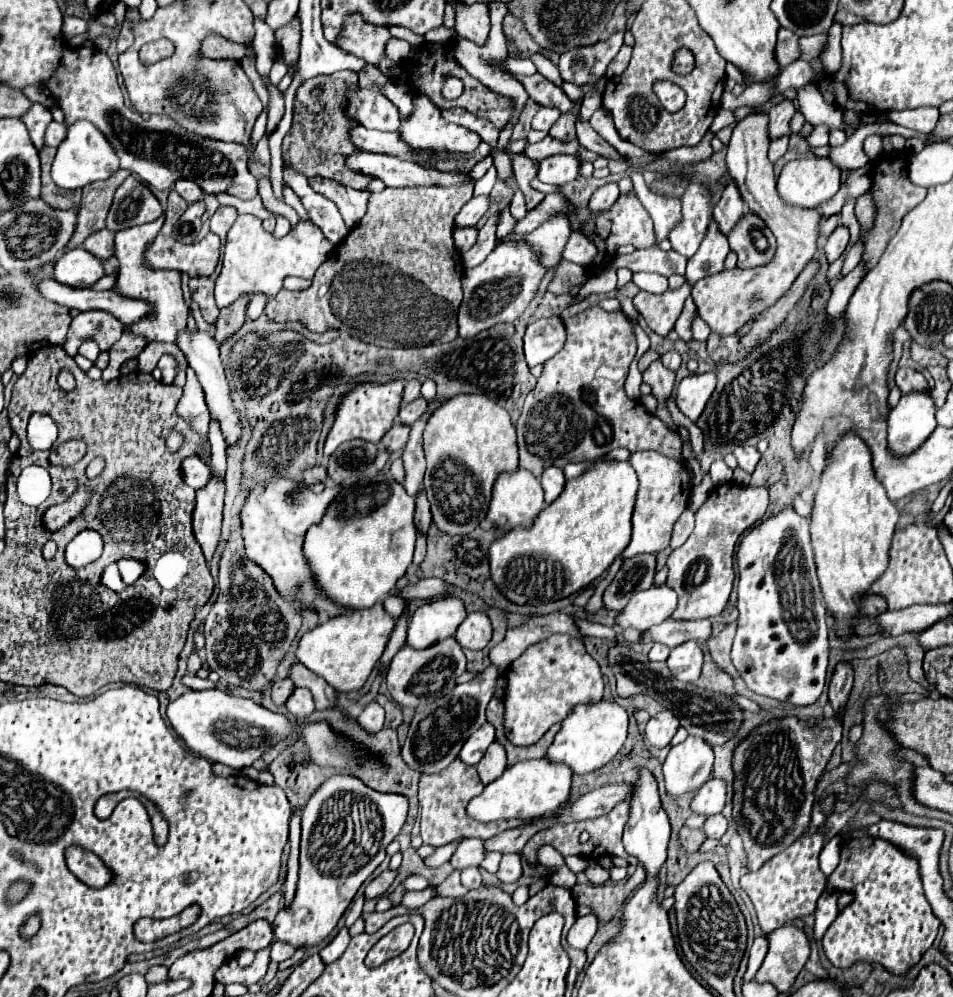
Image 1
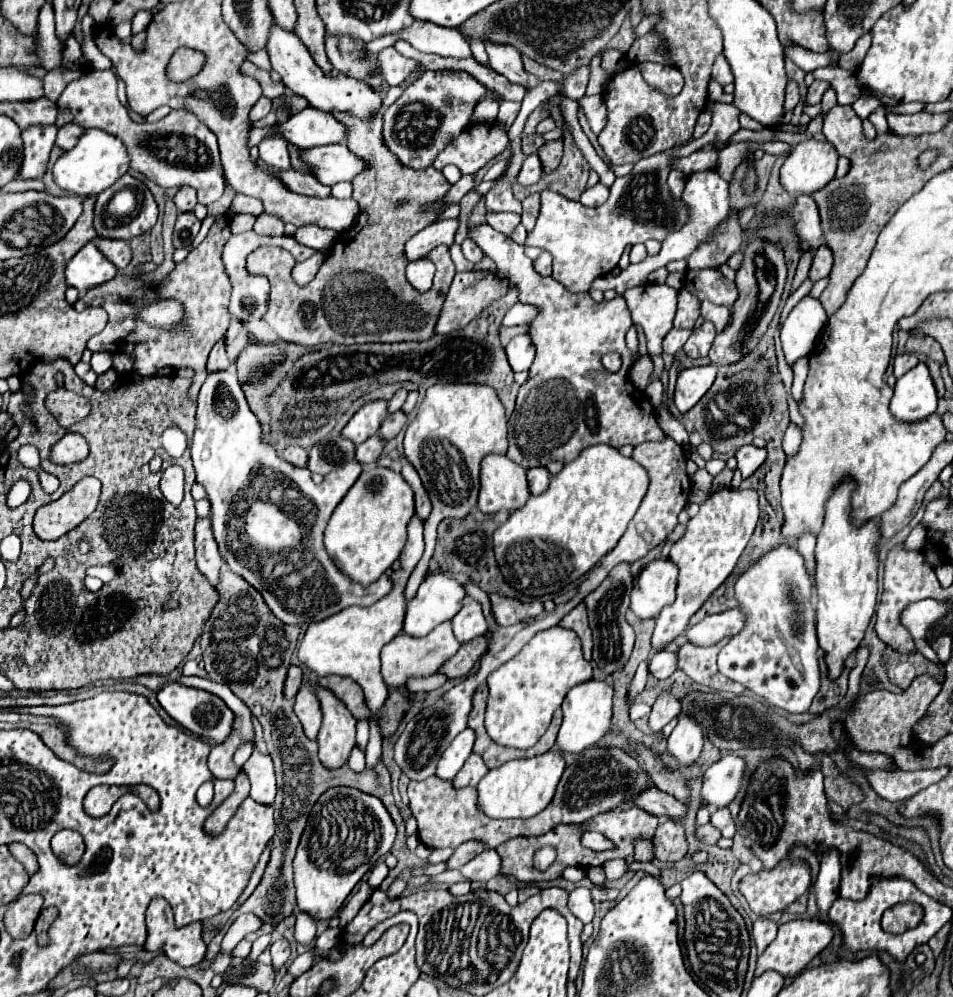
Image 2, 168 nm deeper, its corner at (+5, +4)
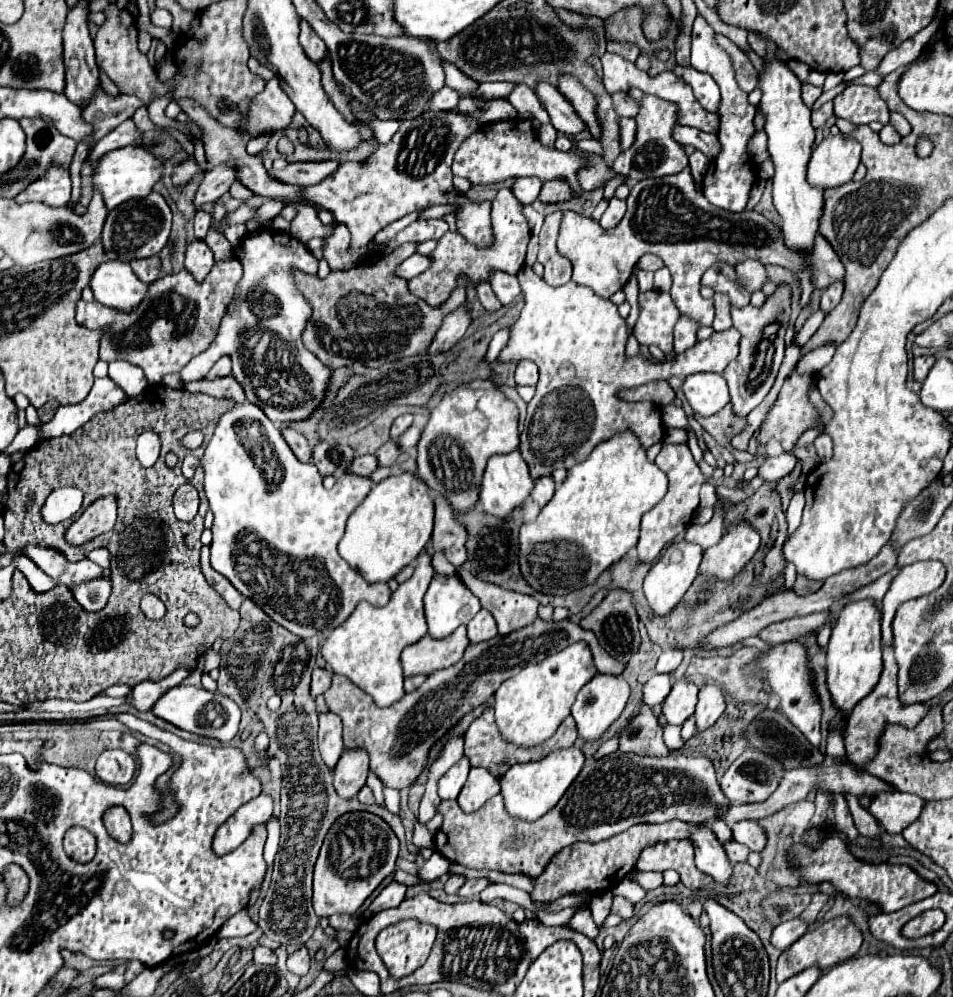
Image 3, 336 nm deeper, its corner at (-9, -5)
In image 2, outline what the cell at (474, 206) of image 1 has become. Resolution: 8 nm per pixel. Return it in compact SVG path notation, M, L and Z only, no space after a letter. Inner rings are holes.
M447 218L447 220L439 220L427 228L423 228L417 236L413 236L407 246L405 246L405 256L409 260L419 260L423 256L427 256L435 246L449 246L453 244L455 232L459 228L459 220L457 218Z

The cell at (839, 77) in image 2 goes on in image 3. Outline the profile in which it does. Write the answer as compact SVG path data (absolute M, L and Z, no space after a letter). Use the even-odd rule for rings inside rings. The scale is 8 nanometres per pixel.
M851 85L845 89L842 97L834 98L833 104L834 115L855 125L867 125L871 121L881 121L883 125L889 123L887 103L873 87Z

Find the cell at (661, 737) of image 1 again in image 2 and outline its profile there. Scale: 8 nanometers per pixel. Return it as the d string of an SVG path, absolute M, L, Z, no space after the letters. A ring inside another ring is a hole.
M663 692L657 702L653 704L653 710L649 714L649 728L653 734L659 734L663 730L665 724L669 724L673 718L679 716L679 710L681 710L681 704L675 696Z

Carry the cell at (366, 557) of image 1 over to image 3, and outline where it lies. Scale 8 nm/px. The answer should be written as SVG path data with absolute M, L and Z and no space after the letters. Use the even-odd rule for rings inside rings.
M415 473L391 475L377 483L363 505L349 517L347 529L339 541L339 555L369 583L389 581L429 543L433 533L433 511L435 505L425 481Z

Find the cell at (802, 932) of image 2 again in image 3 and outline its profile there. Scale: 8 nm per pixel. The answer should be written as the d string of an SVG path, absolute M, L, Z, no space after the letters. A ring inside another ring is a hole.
M839 915L831 921L821 923L813 931L805 933L801 939L797 939L791 947L787 947L779 961L777 961L777 981L787 981L795 973L801 973L803 969L809 969L809 965L819 965L823 971L833 967L835 963L841 963L845 959L851 959L863 943L863 933L855 927L855 923L849 919L849 915Z

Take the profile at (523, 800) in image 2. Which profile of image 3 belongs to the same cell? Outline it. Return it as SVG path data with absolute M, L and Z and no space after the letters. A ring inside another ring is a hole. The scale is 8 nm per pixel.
M573 745L567 749L557 749L539 761L513 765L501 777L501 795L505 797L507 811L513 817L519 817L525 821L535 821L537 817L543 817L549 809L557 805L557 801L563 797L567 787L575 781L575 777L583 769L583 761L585 761L583 751Z

